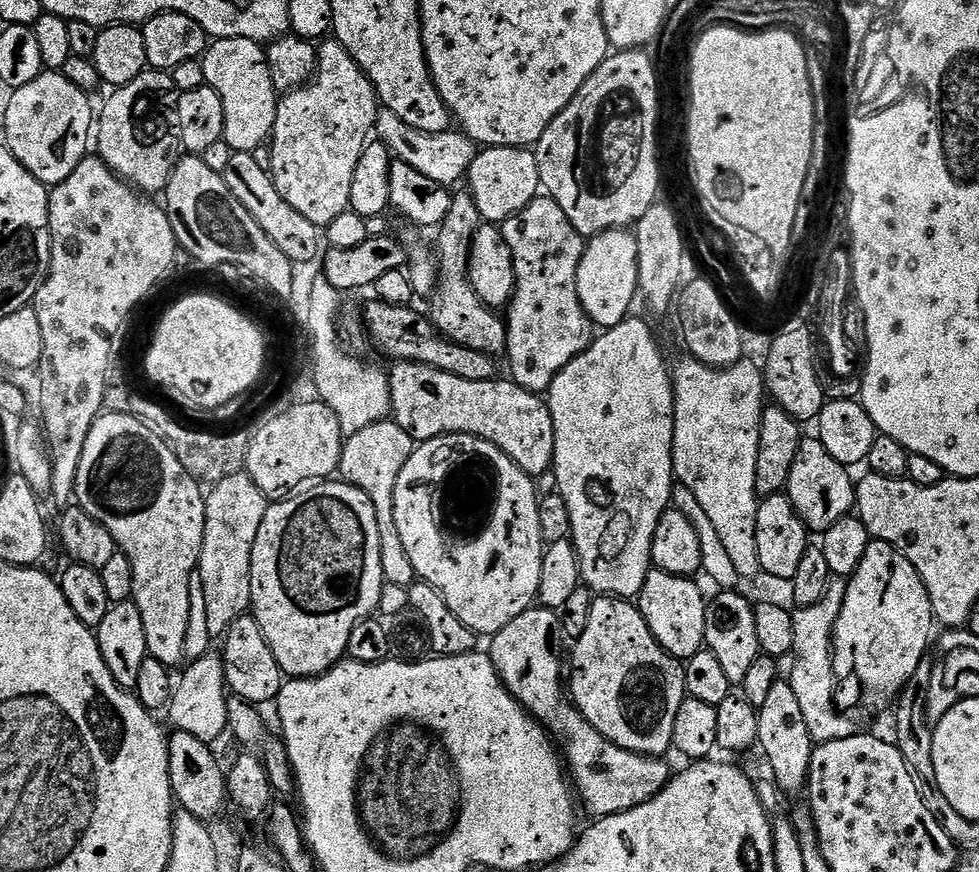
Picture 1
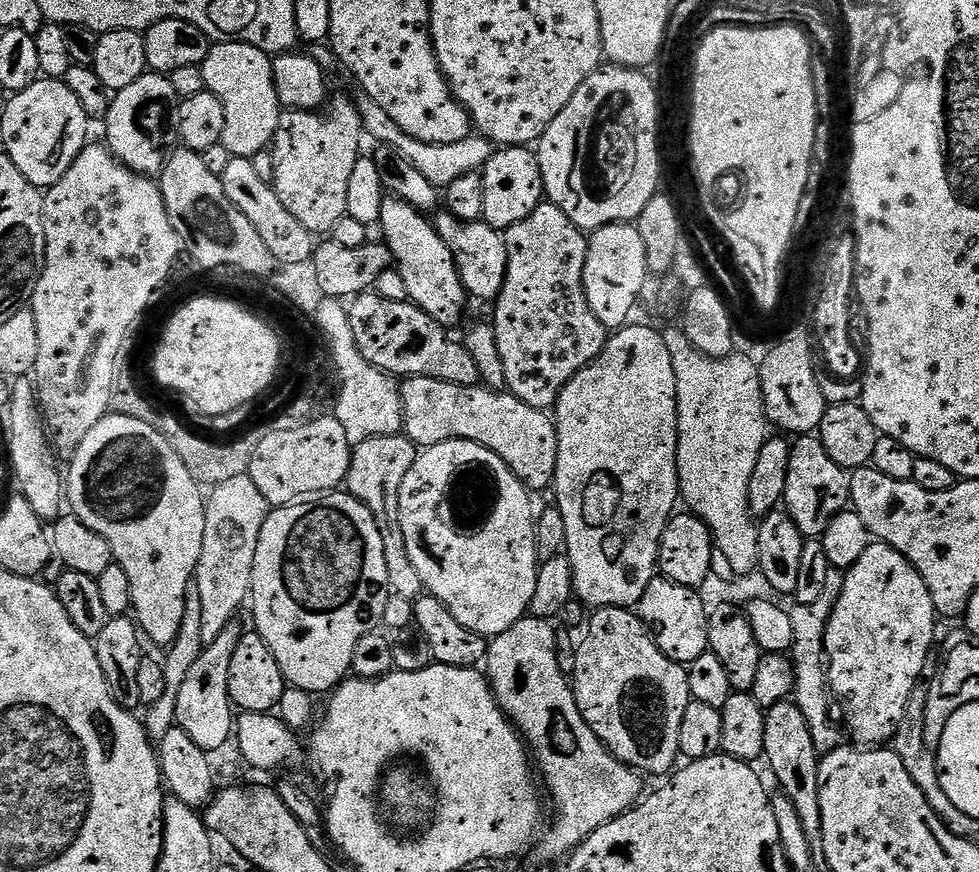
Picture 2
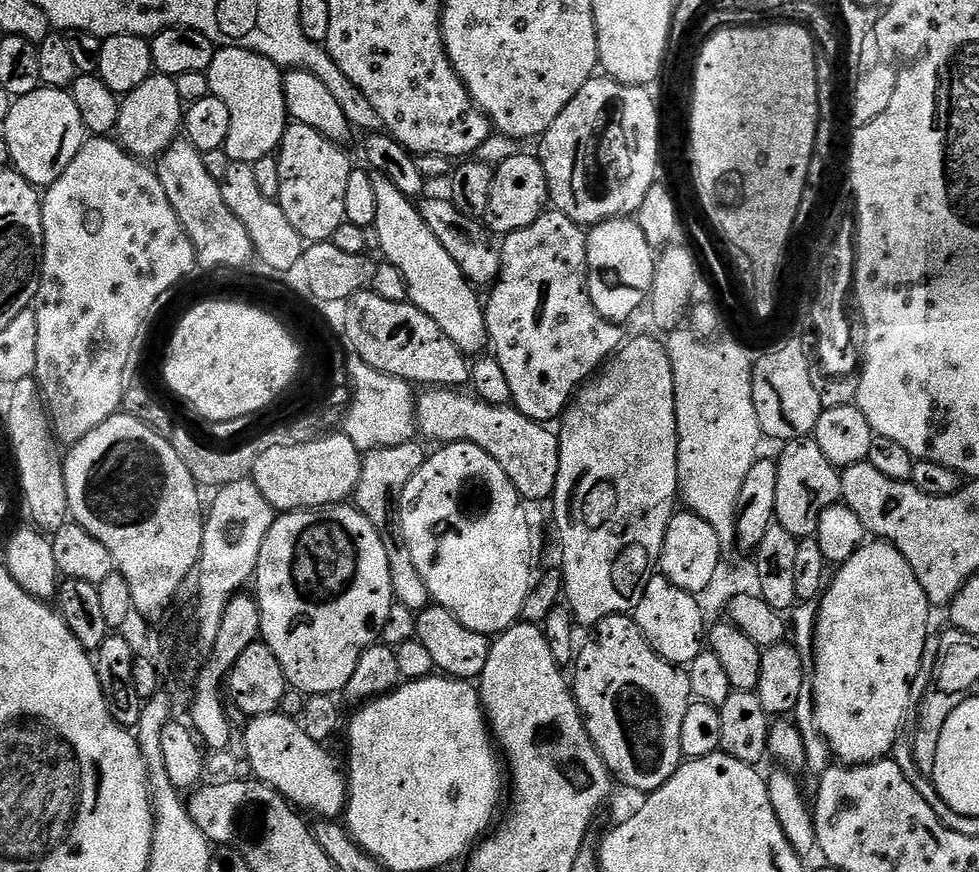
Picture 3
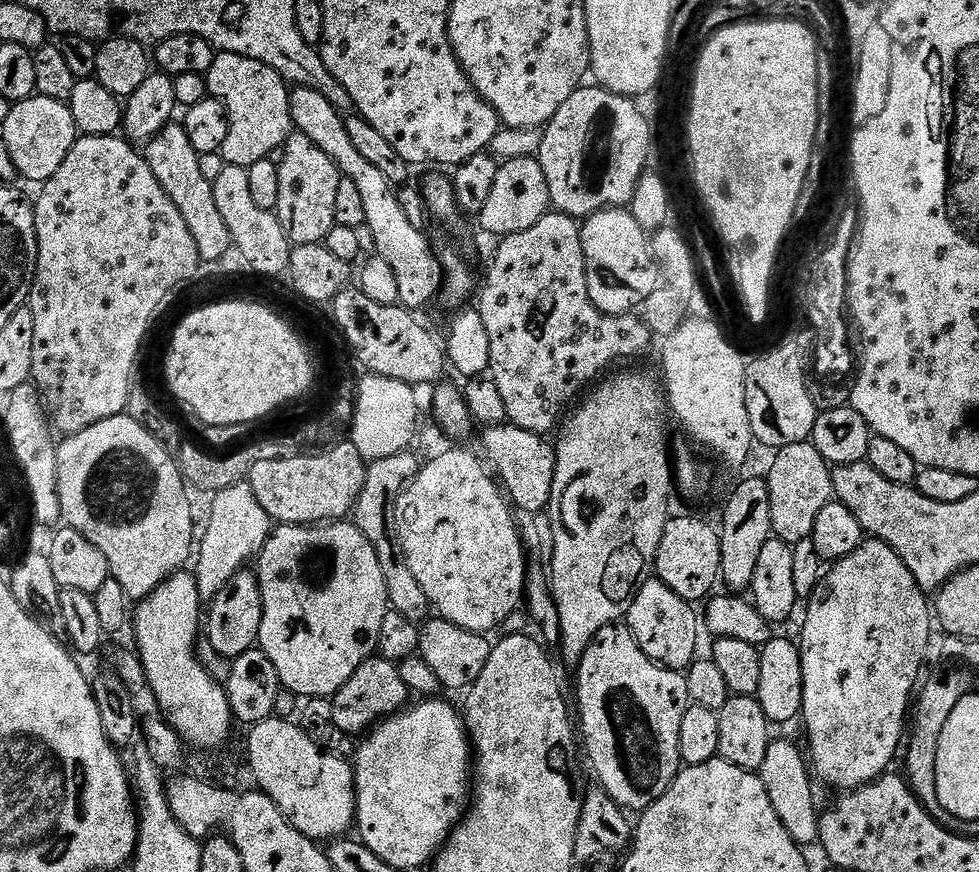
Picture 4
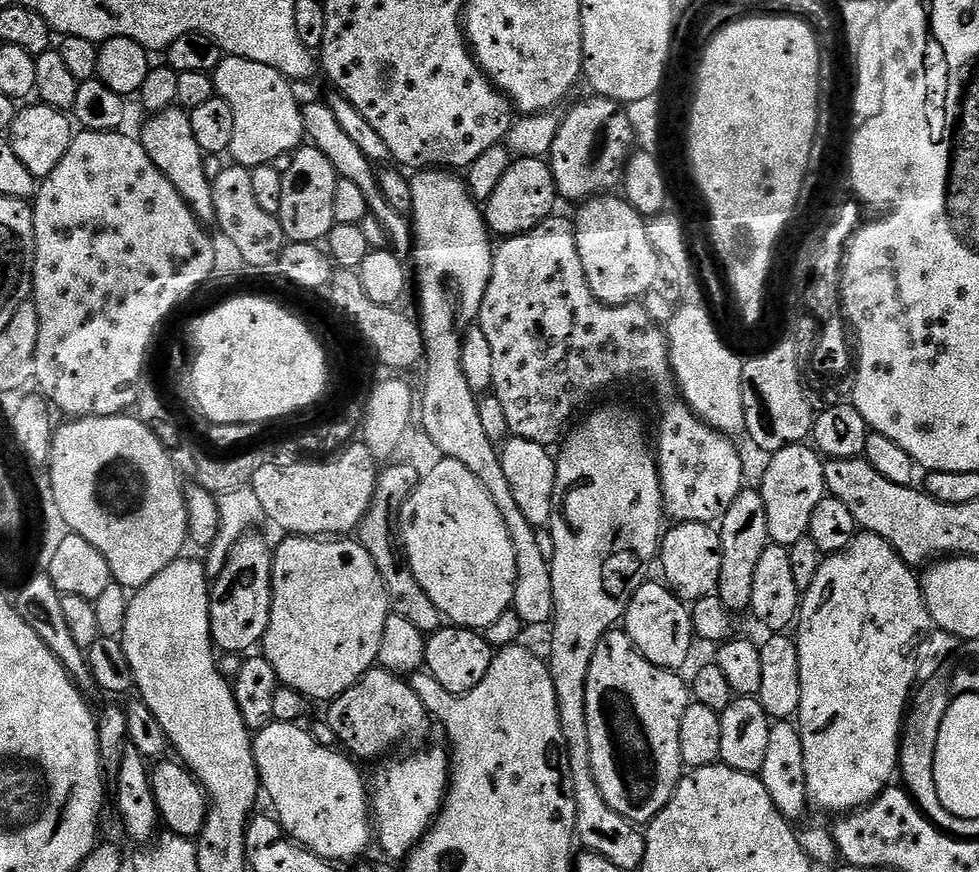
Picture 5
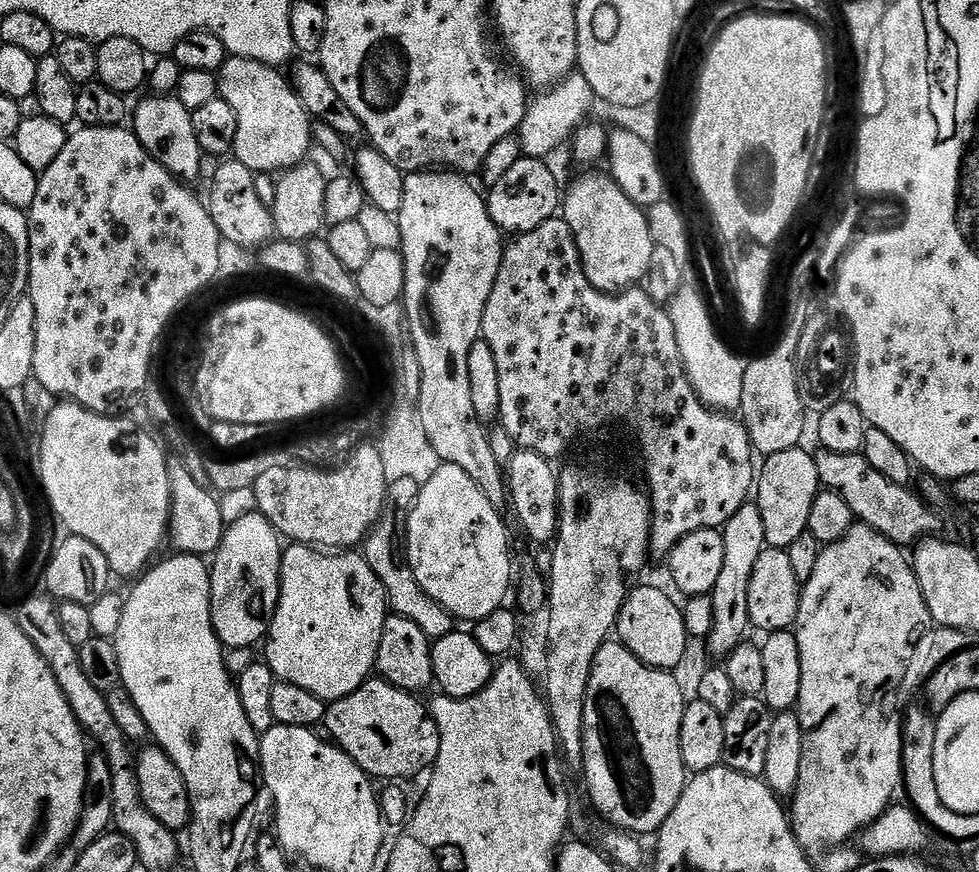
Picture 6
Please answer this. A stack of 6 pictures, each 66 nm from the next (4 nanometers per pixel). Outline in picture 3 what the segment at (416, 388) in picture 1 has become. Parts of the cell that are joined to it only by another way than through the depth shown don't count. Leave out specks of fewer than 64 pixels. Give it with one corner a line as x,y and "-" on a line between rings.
440,386
421,392
424,393
421,396
419,393
416,400
416,426
425,441
437,440
435,443
443,446
467,440
474,446
482,446
506,470
506,478
510,478
521,500
547,501
551,497
558,482
560,437
549,425
526,418
526,414
509,405
494,406
472,394
463,396
460,390

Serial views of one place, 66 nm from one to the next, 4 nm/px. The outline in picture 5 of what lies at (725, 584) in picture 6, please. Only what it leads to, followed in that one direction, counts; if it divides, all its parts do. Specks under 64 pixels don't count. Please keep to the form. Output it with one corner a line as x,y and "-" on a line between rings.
748,486
740,492
719,521
718,531
722,538
722,574
718,578
716,592
733,613
747,613
754,598
754,569
770,543
766,506
759,489

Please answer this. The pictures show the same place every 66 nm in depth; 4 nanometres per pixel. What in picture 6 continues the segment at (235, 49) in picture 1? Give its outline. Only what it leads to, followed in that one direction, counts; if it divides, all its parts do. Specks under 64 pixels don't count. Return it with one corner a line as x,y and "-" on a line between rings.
229,56
220,67
218,79
220,81
219,99
230,102
234,114
238,114
238,138
234,156
242,162
242,166
250,166
250,170
257,174
263,174
263,172
283,174
289,168
297,168
299,164
309,159
308,151
314,148
314,124
308,111
296,97
296,91
293,90
289,77
281,69
271,68
262,62
254,62
250,58

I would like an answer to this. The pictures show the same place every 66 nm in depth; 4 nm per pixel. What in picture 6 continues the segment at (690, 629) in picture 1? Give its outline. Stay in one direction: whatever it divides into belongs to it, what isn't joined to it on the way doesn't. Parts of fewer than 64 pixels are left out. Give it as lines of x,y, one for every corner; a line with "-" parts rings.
637,586
632,589
631,592
628,593
628,597
626,598
626,602
622,606
622,610
620,611
620,616
616,619
616,626
614,629
615,635
618,637
620,643
625,644
627,648
630,649
631,652
635,654
643,662
644,664
649,664
651,668
663,668
665,670
676,670
676,667
679,666
680,663
684,660
684,655
689,655
689,643
690,637
688,631
686,630
686,622
684,621
684,610
683,607
679,603
675,604
674,601
671,600
670,597
667,596
666,593
663,592
660,588
643,588
643,586

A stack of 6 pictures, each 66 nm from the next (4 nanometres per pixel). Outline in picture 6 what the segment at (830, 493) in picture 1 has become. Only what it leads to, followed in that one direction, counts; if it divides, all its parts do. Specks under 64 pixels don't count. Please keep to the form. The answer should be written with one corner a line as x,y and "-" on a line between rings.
797,446
767,457
763,463
754,484
754,503
762,514
765,545
786,550
808,530
814,498
822,491
816,458
804,446

